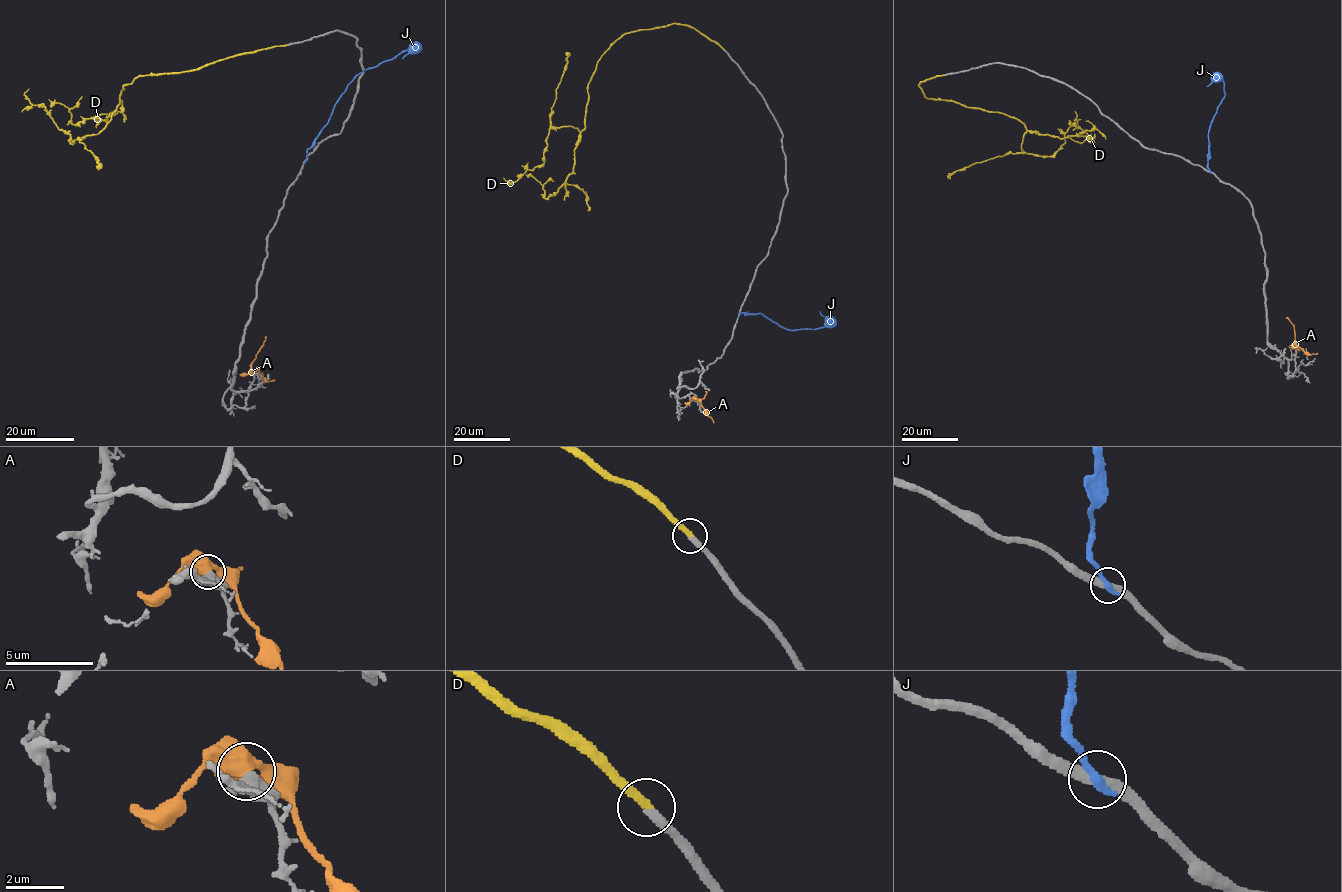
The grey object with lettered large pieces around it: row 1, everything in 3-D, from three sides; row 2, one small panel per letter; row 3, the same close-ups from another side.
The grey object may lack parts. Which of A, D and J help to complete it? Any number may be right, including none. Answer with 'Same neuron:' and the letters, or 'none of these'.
Same neuron: D

